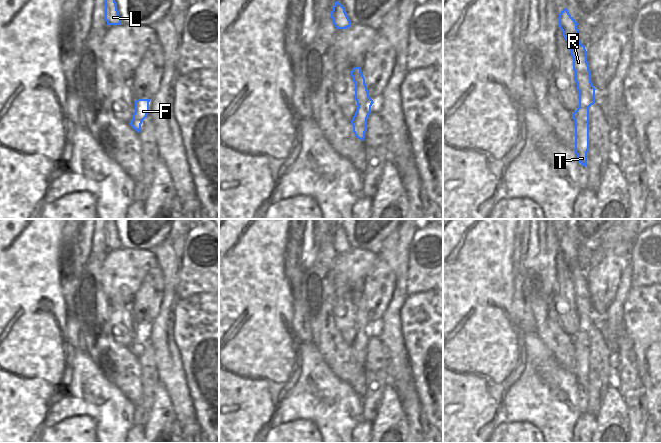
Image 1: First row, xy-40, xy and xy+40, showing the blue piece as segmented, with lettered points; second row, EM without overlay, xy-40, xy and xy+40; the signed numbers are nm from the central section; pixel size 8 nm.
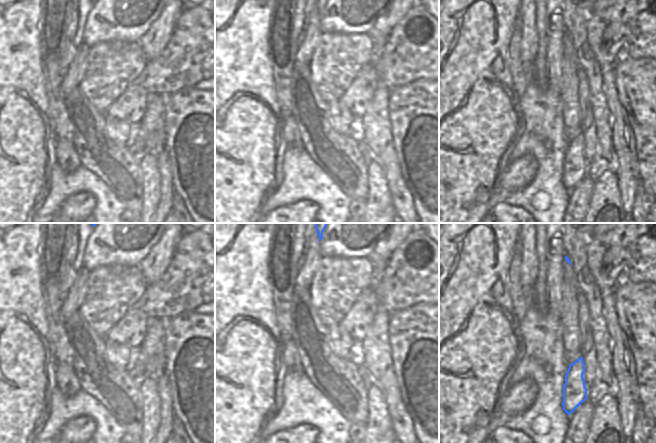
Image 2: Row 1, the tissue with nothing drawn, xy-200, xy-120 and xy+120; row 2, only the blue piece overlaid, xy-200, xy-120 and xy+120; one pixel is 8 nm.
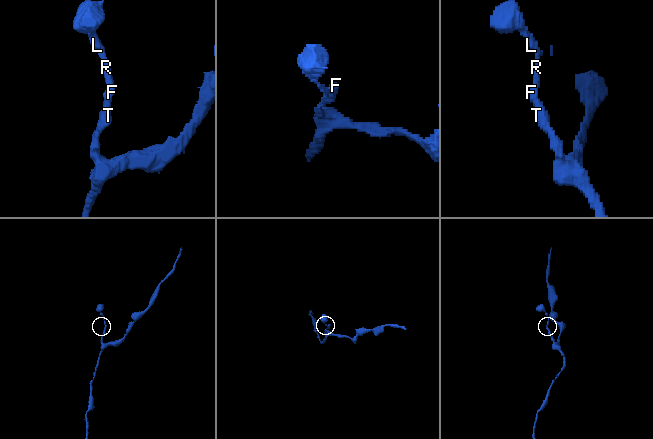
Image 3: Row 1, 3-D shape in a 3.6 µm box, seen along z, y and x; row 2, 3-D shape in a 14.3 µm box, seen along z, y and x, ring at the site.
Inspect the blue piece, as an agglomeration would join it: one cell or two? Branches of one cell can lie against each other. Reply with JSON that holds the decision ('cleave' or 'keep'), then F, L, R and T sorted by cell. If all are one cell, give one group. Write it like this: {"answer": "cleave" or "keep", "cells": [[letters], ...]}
{"answer": "keep", "cells": [["F", "L", "R", "T"]]}

